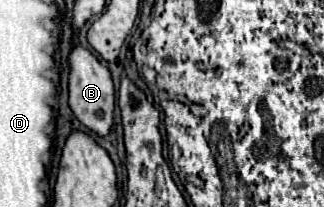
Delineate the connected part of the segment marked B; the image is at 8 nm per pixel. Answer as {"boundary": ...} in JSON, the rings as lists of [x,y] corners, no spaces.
{"boundary":[[[77,43],[69,55],[69,63],[71,63],[71,73],[69,73],[71,111],[87,129],[97,133],[99,137],[109,135],[109,131],[113,129],[113,111],[115,111],[115,89],[113,89],[109,69],[105,65],[101,65],[97,61],[97,57],[91,55],[91,51],[83,49]]]}

